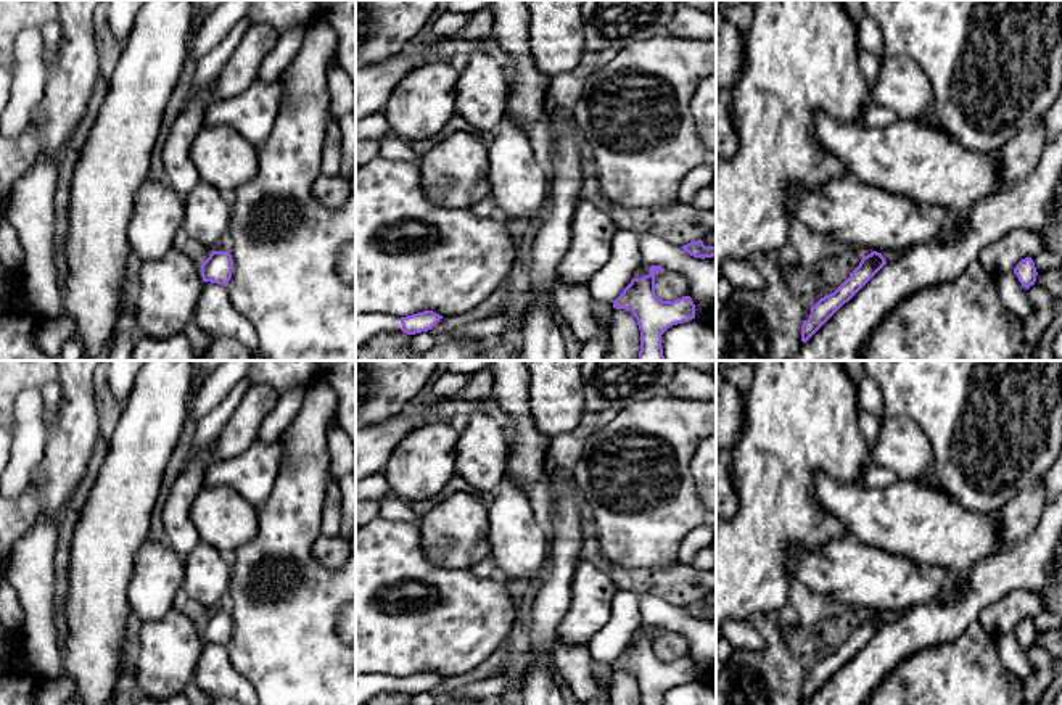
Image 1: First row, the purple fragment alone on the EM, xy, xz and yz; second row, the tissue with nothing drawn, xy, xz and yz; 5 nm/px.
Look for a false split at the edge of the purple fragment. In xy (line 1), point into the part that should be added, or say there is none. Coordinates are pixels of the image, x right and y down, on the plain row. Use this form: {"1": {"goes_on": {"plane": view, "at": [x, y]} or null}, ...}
{"1": {"goes_on": null}}

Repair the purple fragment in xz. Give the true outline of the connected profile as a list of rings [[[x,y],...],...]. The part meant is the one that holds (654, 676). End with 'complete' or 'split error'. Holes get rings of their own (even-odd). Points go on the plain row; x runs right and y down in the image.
[[[652,626],[648,636],[632,639],[613,663],[613,668],[634,674],[640,705],[661,705],[661,695],[669,687],[695,679],[695,665],[690,657],[663,662],[655,655],[655,634],[663,631],[661,626]]]; complete

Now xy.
[[[212,612],[201,625],[203,642],[227,647],[233,633],[233,620],[228,612]]]; complete

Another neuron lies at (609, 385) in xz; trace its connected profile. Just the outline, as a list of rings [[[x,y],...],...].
[[[582,361],[584,410],[620,412],[668,394],[681,361]]]

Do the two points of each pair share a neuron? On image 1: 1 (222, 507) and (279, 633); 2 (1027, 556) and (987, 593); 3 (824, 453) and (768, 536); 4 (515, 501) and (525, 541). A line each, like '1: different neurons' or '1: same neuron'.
1: different neurons
2: same neuron
3: same neuron
4: same neuron

